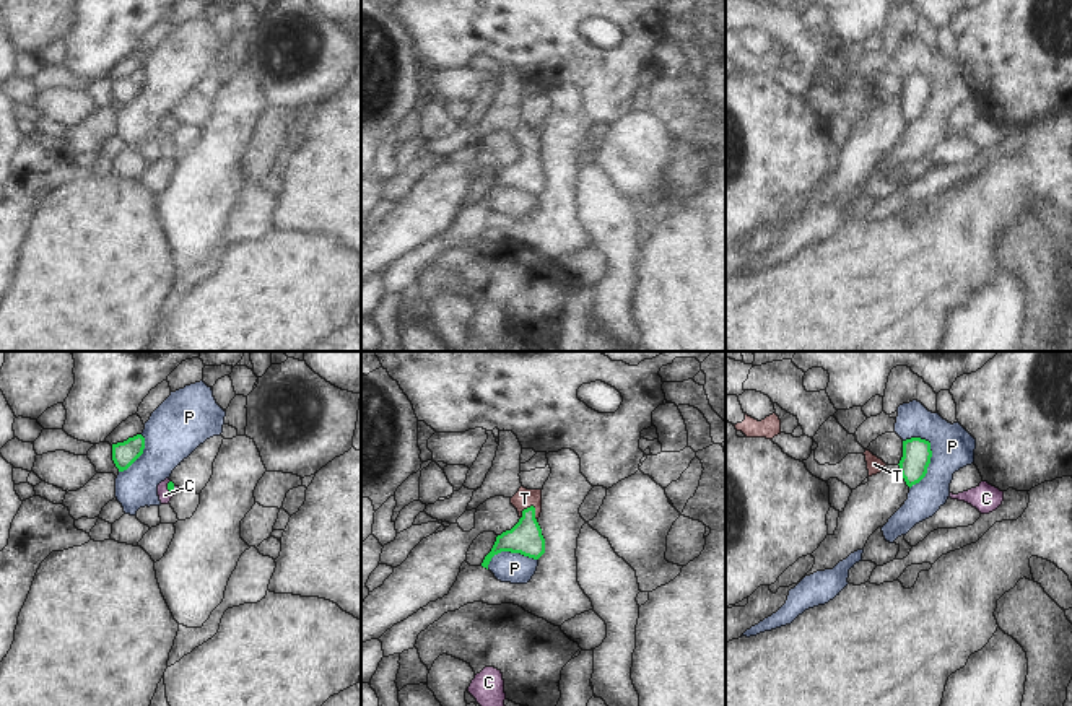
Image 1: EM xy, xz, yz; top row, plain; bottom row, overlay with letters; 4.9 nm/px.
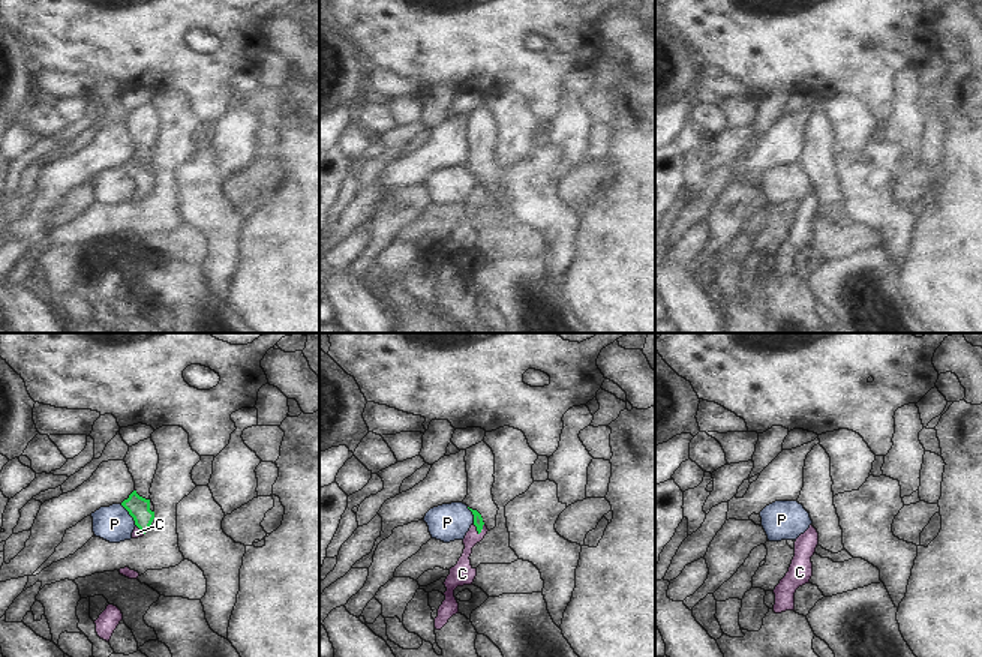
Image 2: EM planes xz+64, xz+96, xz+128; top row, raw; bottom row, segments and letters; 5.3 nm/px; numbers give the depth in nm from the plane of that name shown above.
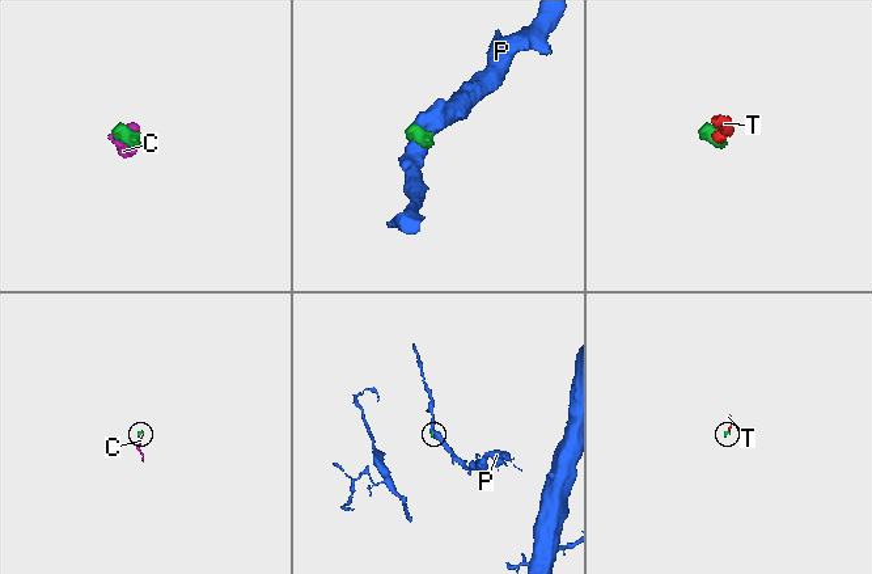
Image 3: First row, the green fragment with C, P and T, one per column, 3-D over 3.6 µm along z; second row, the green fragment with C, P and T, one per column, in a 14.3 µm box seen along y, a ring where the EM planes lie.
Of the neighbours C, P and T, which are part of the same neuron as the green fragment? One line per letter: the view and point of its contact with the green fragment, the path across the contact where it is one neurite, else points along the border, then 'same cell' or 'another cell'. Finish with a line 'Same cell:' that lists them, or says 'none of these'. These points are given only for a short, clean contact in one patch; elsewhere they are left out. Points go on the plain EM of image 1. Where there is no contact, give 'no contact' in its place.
C: meets green in xy at (168, 122); runs through xy (169, 121), (168, 122), (165, 130); same cell
P: meets green in yz at (929, 98); border along yz (919, 72), (929, 78), (931, 98), (928, 108), (910, 124); another cell
T: meets green in xz at (534, 143); runs through xz (526, 173), (534, 143), (524, 134); same cell
Same cell: C, T

